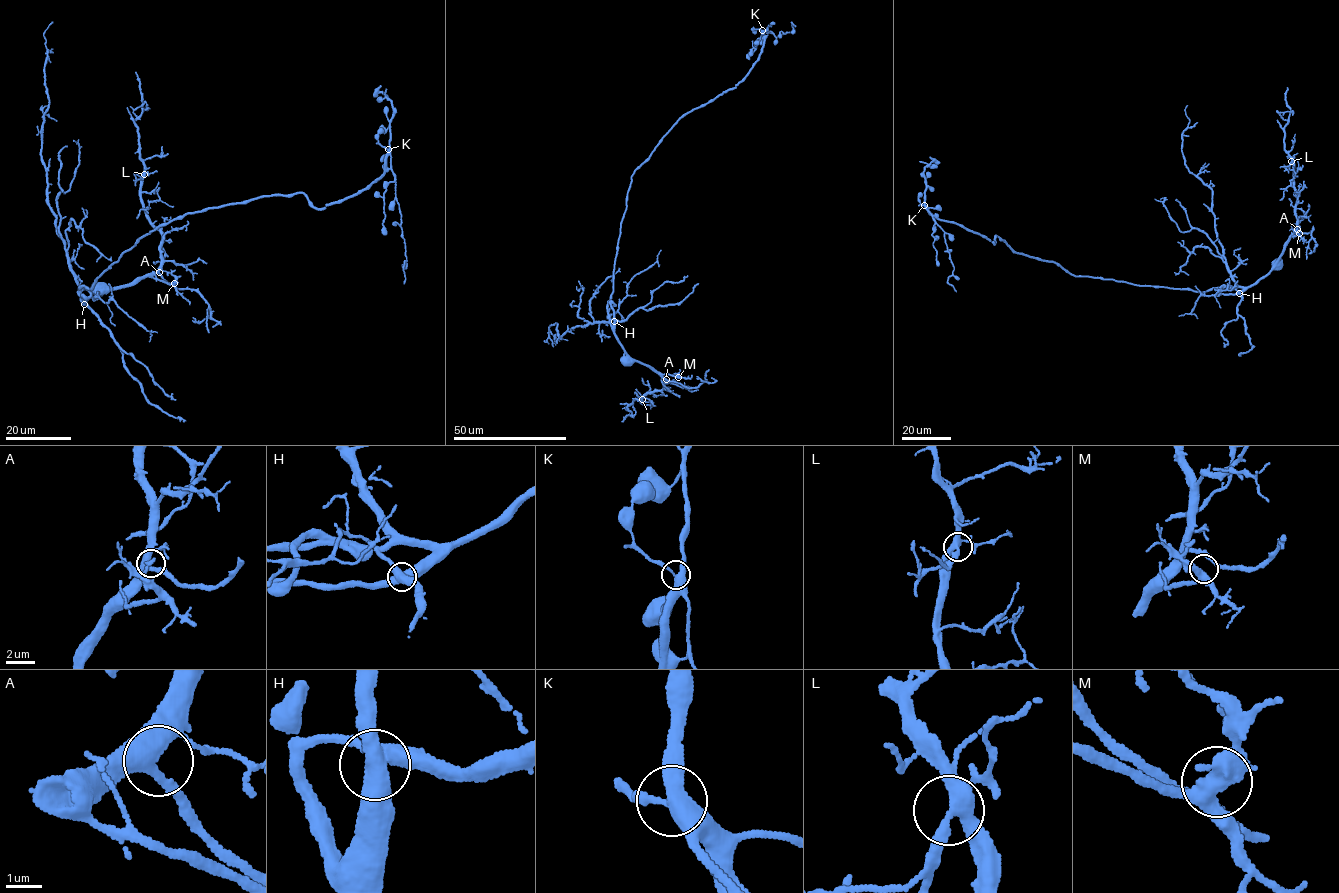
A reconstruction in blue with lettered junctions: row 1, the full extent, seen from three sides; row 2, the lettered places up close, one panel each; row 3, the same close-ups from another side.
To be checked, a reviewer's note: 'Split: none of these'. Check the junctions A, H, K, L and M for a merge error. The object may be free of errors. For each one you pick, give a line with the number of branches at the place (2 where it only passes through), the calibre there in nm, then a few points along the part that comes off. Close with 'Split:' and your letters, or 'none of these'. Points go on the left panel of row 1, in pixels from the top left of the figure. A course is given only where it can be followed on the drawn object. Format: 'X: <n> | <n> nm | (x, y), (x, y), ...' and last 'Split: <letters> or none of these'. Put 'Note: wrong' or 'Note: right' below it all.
Split: none of these
Note: right

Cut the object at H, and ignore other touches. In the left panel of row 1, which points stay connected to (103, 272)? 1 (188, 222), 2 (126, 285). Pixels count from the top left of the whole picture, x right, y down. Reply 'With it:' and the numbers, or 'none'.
With it: none

